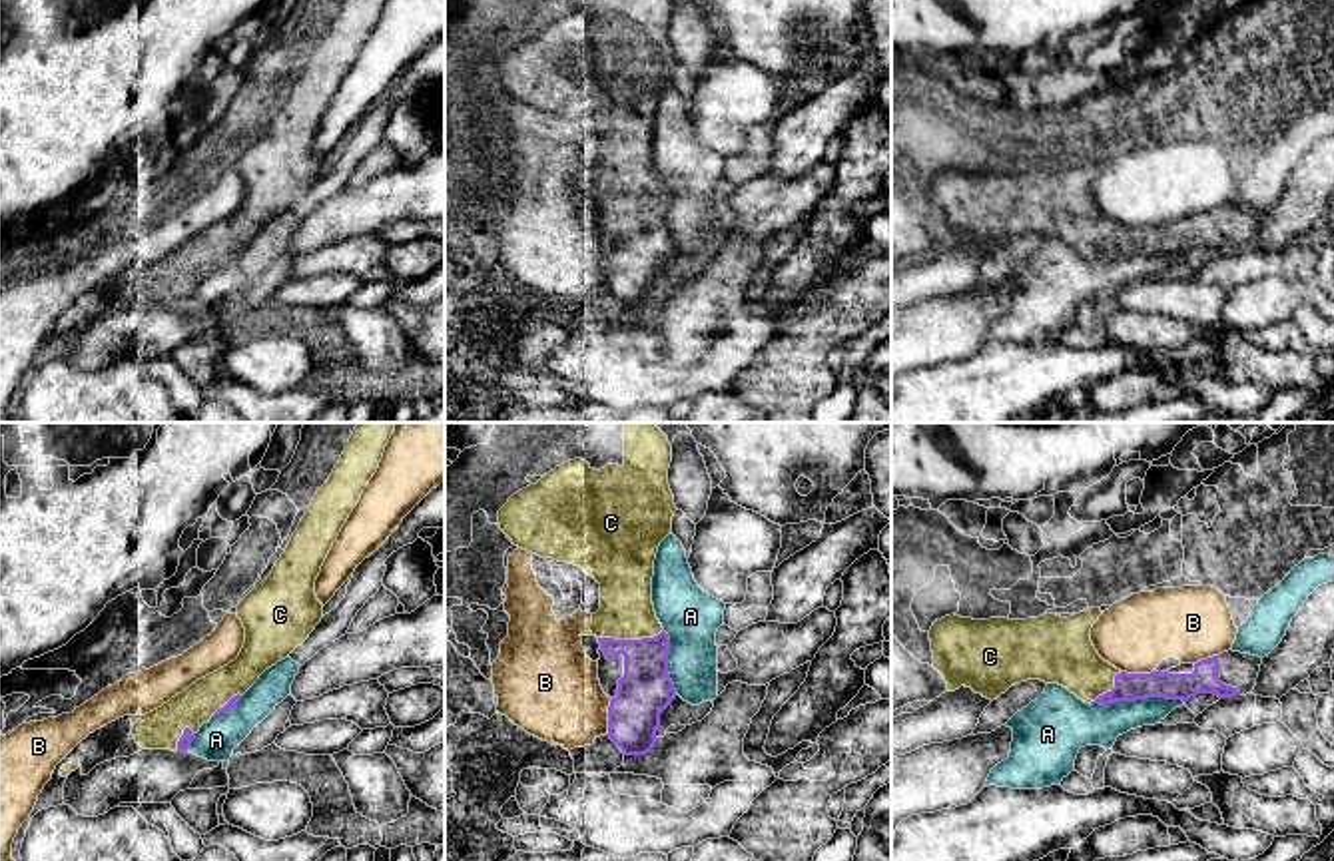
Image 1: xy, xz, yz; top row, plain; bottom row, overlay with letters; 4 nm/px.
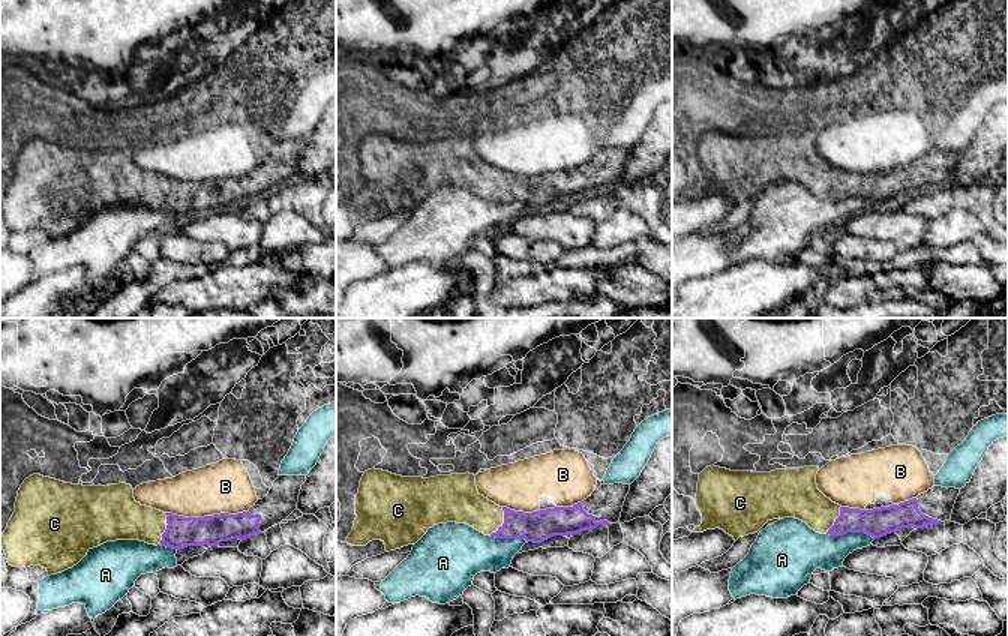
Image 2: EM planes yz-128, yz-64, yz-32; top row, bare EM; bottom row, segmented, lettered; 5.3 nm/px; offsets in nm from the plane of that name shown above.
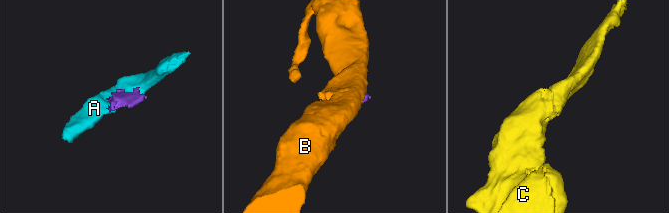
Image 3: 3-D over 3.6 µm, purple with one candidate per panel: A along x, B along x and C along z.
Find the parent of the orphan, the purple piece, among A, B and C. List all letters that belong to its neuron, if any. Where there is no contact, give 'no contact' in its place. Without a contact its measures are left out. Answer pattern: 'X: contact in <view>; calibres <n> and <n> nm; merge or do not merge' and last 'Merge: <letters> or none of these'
A: contact in yz; calibres 110 and 180 nm; do not merge
B: contact in xz; calibres 220 and 380 nm; do not merge
C: contact in xz; calibres 220 and 220 nm; merge
Merge: C

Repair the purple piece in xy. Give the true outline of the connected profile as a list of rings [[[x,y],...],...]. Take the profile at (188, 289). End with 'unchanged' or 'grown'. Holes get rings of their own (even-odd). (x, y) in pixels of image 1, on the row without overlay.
[[[345,0],[271,128],[239,155],[235,167],[245,181],[239,209],[142,269],[132,281],[142,303],[187,305],[203,277],[235,261],[265,223],[309,191],[323,171],[315,134],[383,6],[385,0]]]; grown

